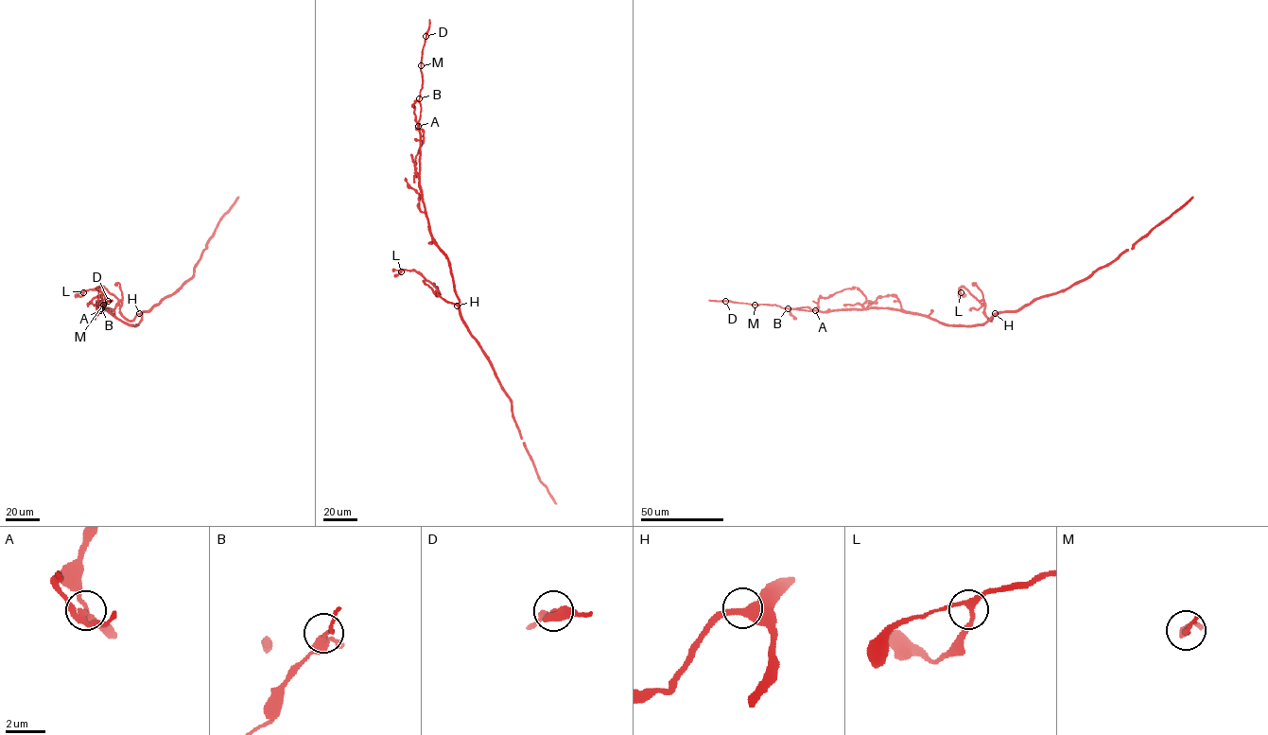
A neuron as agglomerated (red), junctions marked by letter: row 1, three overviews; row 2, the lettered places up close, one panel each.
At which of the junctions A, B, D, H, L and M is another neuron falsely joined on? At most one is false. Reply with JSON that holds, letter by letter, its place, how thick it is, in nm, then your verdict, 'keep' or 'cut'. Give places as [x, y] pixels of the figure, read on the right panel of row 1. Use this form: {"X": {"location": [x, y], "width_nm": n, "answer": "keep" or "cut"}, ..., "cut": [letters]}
{"A": {"location": [815, 310], "width_nm": 260, "answer": "keep"}, "B": {"location": [788, 308], "width_nm": 150, "answer": "keep"}, "D": {"location": [725, 301], "width_nm": 220, "answer": "keep"}, "H": {"location": [995, 313], "width_nm": 480, "answer": "keep"}, "L": {"location": [961, 292], "width_nm": 240, "answer": "keep"}, "M": {"location": [755, 305], "width_nm": 200, "answer": "keep"}, "cut": []}

